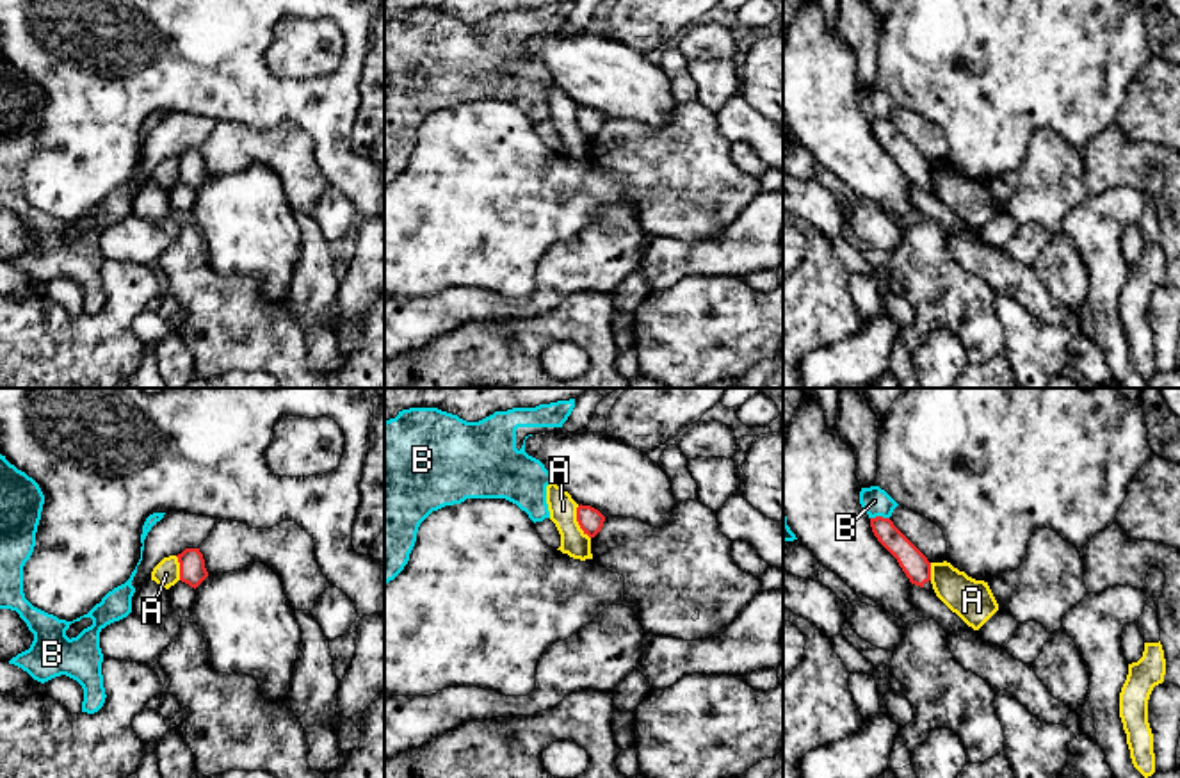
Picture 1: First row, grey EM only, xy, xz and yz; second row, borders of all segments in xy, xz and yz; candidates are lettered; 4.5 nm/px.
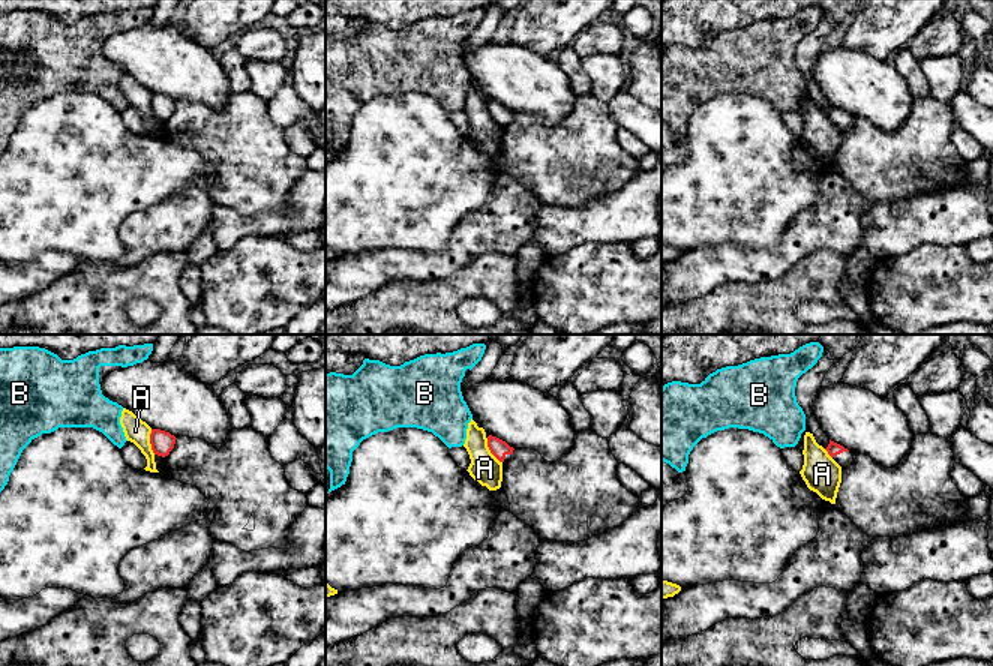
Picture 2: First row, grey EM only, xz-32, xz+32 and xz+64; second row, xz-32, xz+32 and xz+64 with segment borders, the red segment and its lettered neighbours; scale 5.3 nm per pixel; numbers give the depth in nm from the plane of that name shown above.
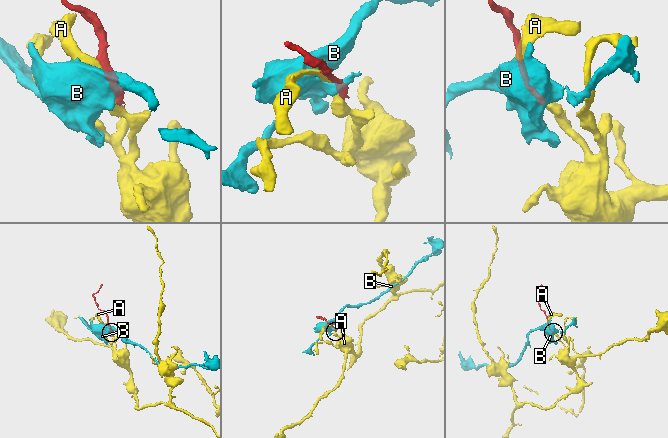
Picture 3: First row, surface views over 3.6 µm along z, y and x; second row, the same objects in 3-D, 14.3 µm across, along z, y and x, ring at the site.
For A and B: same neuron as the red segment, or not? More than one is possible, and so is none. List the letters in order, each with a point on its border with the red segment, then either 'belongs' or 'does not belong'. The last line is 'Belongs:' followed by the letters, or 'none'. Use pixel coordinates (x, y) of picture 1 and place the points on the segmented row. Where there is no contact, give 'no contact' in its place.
A: xz (577, 520) | does not belong
B: yz (880, 517) | does not belong
Belongs: none

